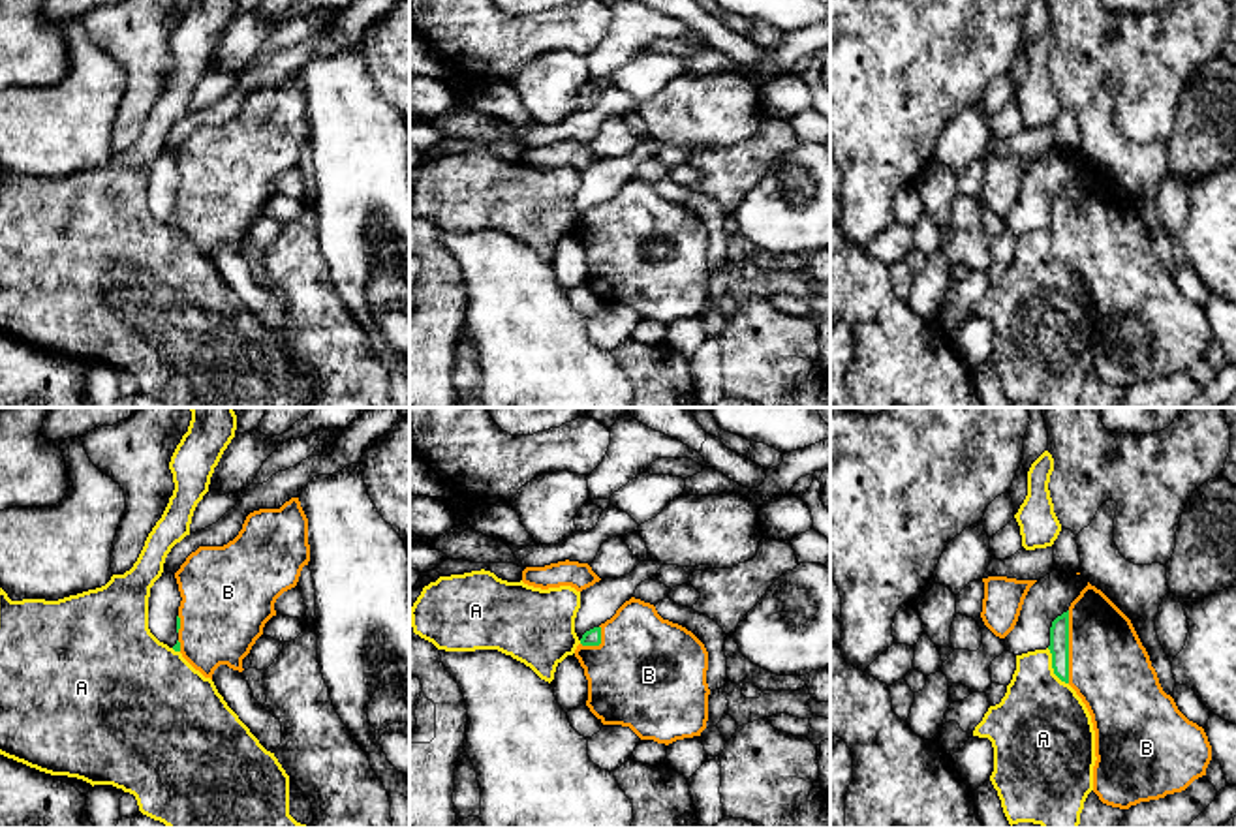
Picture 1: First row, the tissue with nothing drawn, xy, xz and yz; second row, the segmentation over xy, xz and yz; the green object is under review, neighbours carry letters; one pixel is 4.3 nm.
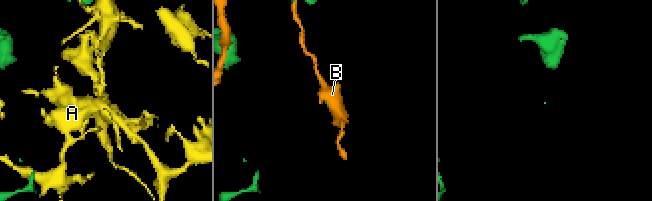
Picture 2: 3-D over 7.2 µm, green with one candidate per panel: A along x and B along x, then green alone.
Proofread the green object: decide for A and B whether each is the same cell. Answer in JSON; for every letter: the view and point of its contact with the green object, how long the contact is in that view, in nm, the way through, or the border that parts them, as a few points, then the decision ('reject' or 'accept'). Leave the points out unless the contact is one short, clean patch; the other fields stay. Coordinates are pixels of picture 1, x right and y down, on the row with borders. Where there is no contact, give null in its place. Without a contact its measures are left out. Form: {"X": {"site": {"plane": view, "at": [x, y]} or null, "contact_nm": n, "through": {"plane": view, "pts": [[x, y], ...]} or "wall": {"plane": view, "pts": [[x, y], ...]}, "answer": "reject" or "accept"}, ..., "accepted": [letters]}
{"A": {"site": {"plane": "yz", "at": [1052, 667]}, "contact_nm": 180, "answer": "reject"}, "B": {"site": {"plane": "yz", "at": [1067, 646]}, "contact_nm": 320, "answer": "accept"}, "accepted": ["B"]}

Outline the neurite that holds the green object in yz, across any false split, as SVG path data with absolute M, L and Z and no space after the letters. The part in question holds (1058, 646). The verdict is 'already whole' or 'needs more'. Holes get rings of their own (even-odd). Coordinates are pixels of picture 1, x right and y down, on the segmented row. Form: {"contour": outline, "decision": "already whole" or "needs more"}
{"contour": "M1088 586L1050 627L1054 674L1086 704L1095 730L1093 792L1129 809L1206 775L1212 745L1166 695L1131 620Z", "decision": "needs more"}

